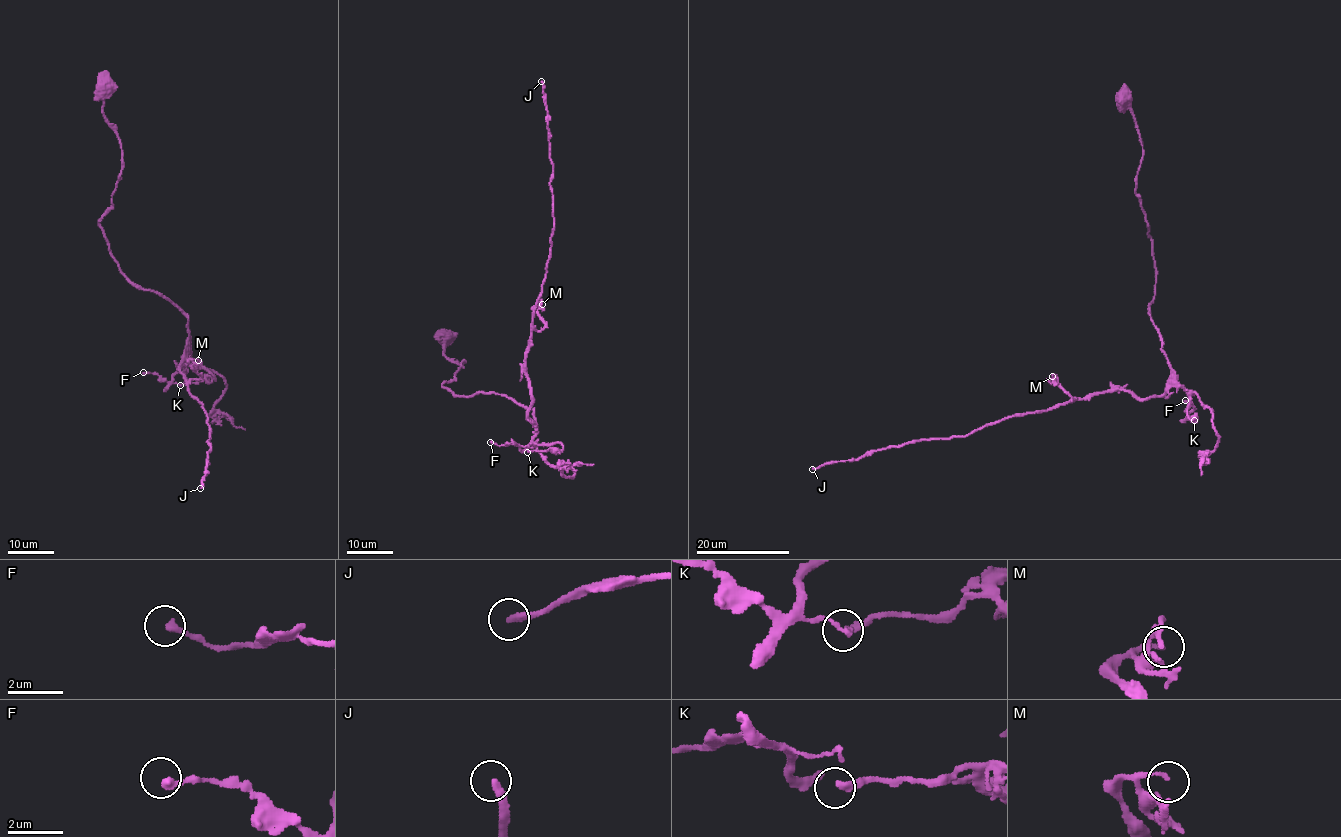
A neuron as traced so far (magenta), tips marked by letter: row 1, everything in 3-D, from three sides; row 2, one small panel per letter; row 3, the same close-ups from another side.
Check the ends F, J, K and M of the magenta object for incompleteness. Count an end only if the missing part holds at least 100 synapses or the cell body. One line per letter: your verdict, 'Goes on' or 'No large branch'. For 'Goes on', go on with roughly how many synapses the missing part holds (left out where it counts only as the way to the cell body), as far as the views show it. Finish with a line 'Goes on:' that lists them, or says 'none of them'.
F: No large branch
J: Goes on. Roughly 550 synapses
K: No large branch
M: No large branch
Goes on: J

